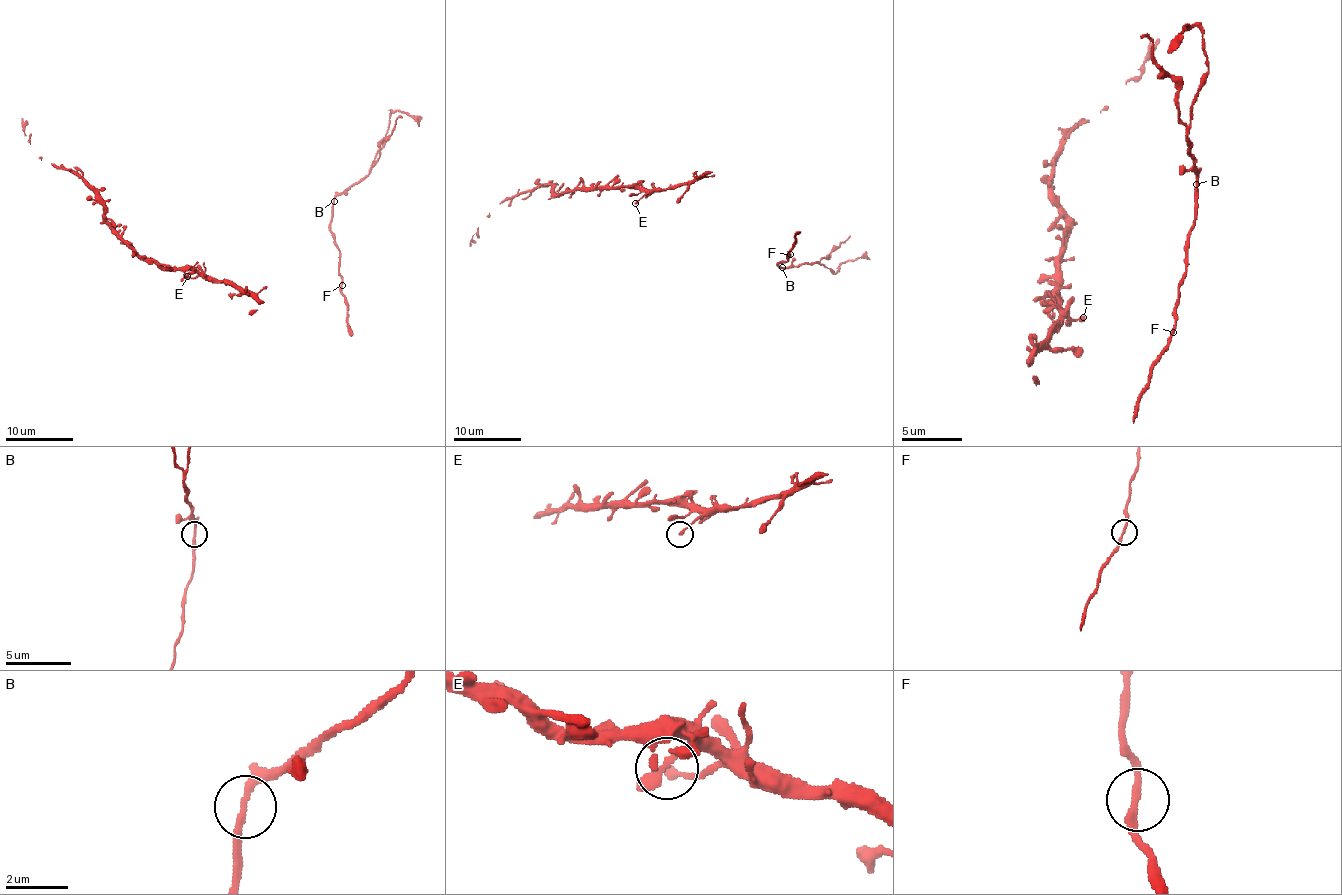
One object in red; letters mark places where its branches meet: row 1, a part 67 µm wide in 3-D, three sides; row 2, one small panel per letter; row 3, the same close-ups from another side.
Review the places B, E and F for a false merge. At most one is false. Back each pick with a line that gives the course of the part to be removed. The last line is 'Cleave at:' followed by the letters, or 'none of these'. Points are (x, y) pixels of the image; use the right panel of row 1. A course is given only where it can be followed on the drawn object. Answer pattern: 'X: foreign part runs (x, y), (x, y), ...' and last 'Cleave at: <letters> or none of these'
B: foreign part runs (1197, 185), (1188, 134), (1191, 104), (1209, 68), (1200, 29), (1185, 26), (1167, 53)
Cleave at: B

